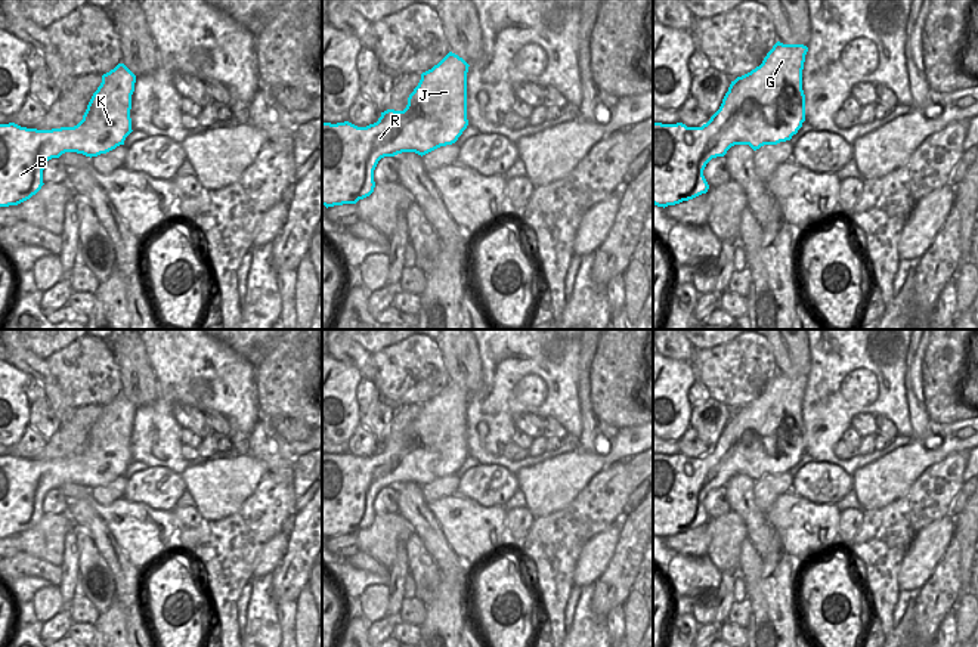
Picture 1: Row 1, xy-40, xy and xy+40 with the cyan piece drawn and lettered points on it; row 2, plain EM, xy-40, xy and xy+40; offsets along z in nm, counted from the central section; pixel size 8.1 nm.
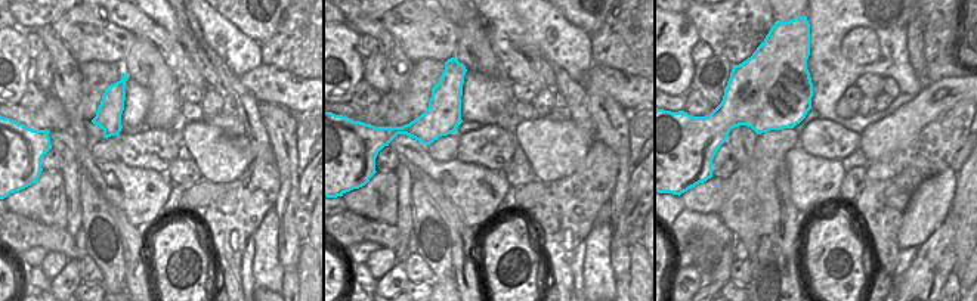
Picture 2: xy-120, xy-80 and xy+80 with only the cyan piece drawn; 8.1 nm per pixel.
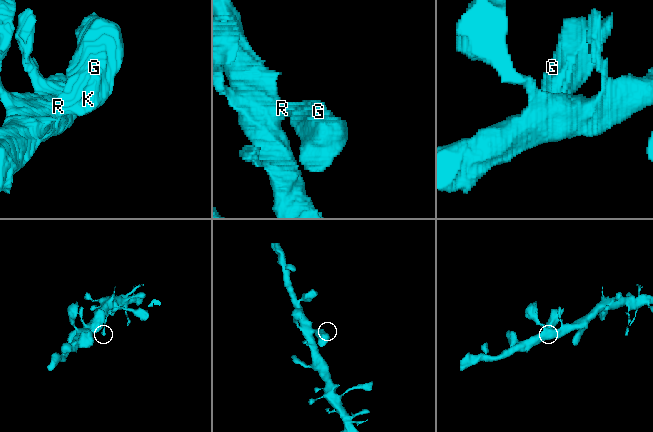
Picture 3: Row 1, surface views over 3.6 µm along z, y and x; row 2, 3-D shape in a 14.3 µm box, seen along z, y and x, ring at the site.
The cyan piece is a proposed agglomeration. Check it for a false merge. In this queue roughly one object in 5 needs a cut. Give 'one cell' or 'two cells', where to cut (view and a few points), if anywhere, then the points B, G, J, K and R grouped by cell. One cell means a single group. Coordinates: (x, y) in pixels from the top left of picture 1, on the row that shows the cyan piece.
one cell; cut none; groups B G J K R

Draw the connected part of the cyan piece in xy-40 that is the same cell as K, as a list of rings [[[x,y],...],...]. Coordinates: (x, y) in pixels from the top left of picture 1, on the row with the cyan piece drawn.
[[[124,65],[102,75],[83,120],[74,127],[37,130],[0,124],[0,207],[18,205],[35,195],[49,160],[65,152],[98,157],[124,145],[131,130],[131,95],[136,75]]]

